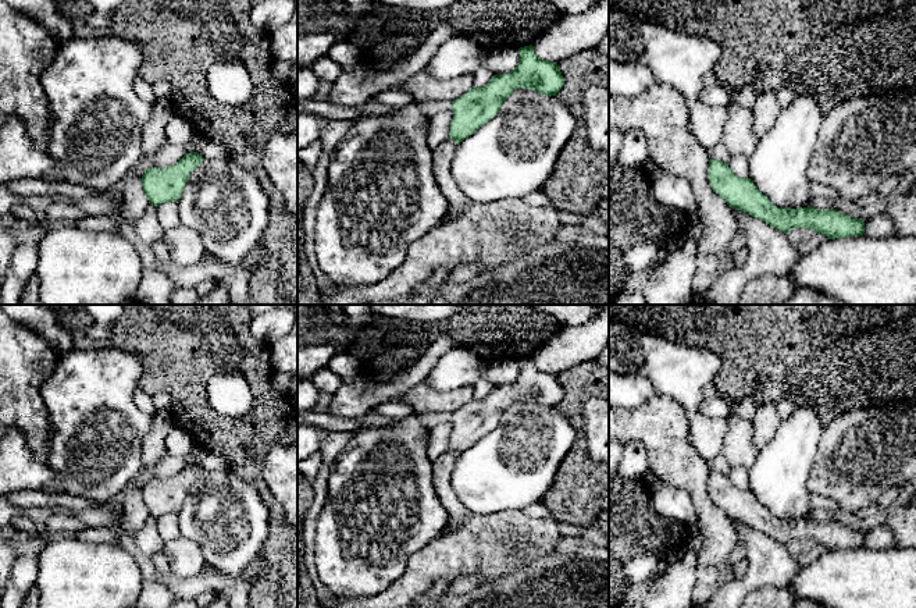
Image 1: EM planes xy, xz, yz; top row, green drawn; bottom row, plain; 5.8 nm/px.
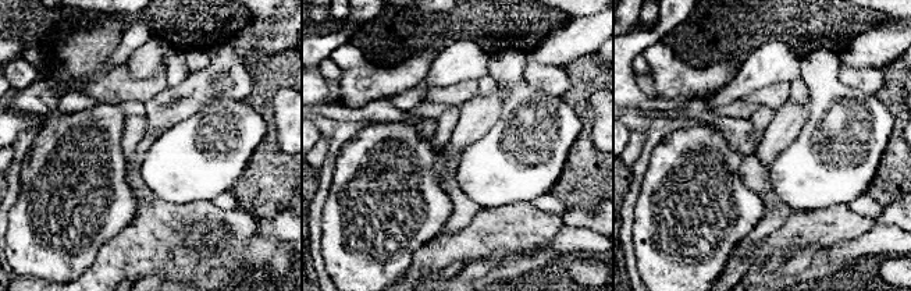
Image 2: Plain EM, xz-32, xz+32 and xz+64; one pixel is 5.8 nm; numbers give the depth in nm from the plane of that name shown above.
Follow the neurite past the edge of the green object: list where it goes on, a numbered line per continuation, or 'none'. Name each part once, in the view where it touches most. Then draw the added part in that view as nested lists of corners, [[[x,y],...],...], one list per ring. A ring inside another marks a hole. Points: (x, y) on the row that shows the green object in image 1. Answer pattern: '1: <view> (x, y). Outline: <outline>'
none

